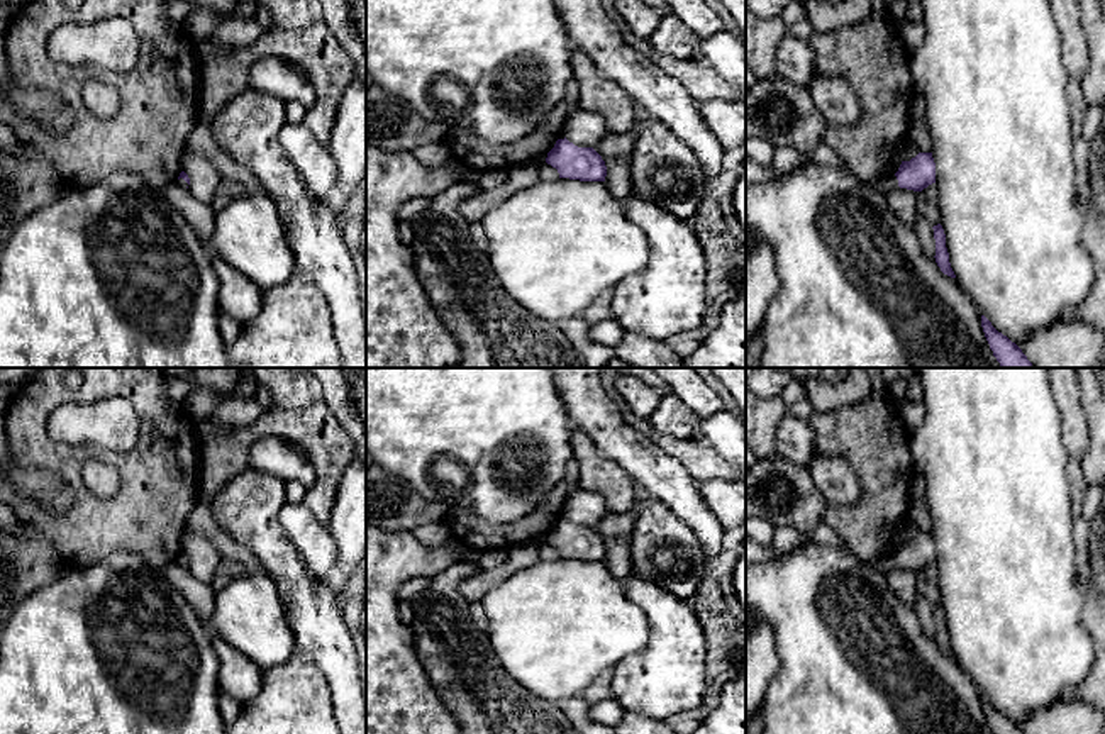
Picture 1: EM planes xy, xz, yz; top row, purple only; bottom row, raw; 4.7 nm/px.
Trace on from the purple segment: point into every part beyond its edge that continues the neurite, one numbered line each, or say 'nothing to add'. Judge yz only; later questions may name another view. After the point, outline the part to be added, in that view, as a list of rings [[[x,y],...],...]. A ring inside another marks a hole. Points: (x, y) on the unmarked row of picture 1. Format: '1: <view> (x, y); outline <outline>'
1: yz (883, 567); outline [[[888,556],[888,558],[883,558],[880,561],[875,561],[875,563],[868,563],[868,561],[863,561],[863,566],[864,568],[873,568],[875,571],[878,571],[880,575],[888,575],[893,568],[898,566],[898,559],[897,556]]]

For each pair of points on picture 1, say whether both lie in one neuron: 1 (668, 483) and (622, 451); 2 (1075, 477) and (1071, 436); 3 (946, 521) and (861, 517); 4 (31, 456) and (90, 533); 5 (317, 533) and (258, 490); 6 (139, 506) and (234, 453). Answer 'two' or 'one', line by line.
1: one
2: two
3: two
4: one
5: two
6: two

